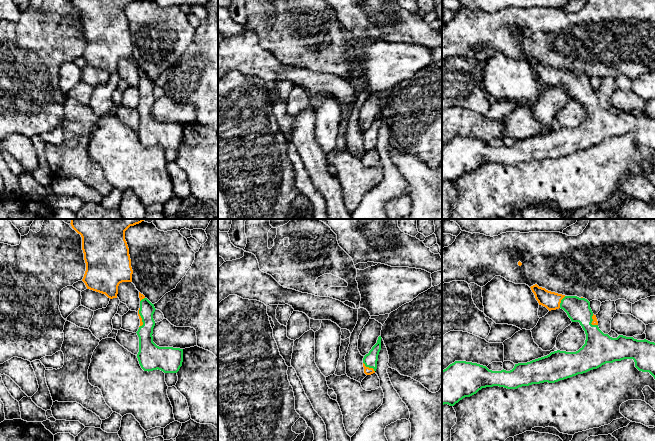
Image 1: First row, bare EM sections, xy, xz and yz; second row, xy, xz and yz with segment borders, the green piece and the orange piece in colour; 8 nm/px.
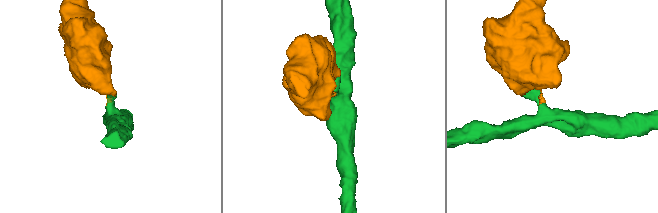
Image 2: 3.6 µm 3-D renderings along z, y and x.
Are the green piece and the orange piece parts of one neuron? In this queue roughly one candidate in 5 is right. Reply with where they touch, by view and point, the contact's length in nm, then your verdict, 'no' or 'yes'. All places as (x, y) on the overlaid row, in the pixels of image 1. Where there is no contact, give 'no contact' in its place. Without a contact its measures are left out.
meets green in xz at (369, 367); contact 120 nm long; yes

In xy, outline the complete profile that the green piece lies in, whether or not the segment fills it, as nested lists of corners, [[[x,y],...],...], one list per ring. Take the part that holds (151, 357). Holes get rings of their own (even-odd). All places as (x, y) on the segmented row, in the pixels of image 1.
[[[139,292],[140,308],[138,316],[140,326],[136,332],[139,337],[139,352],[137,358],[144,371],[161,370],[164,373],[177,373],[183,362],[183,349],[173,347],[159,347],[153,342],[153,328],[155,312],[152,304]]]

